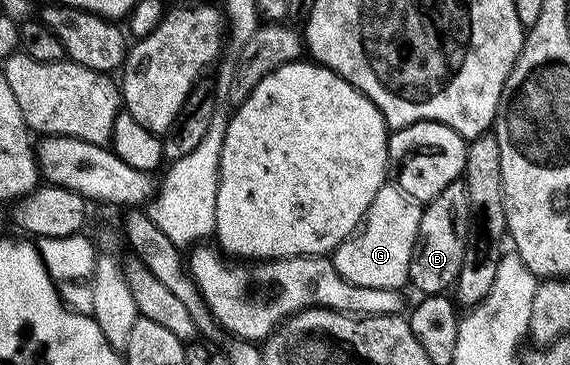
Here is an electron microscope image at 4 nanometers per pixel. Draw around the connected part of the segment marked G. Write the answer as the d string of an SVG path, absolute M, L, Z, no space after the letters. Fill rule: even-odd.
M394 182L383 184L373 202L369 202L362 224L330 253L331 265L353 286L371 286L373 290L402 289L409 281L409 258L413 258L422 213L420 201L402 192Z

